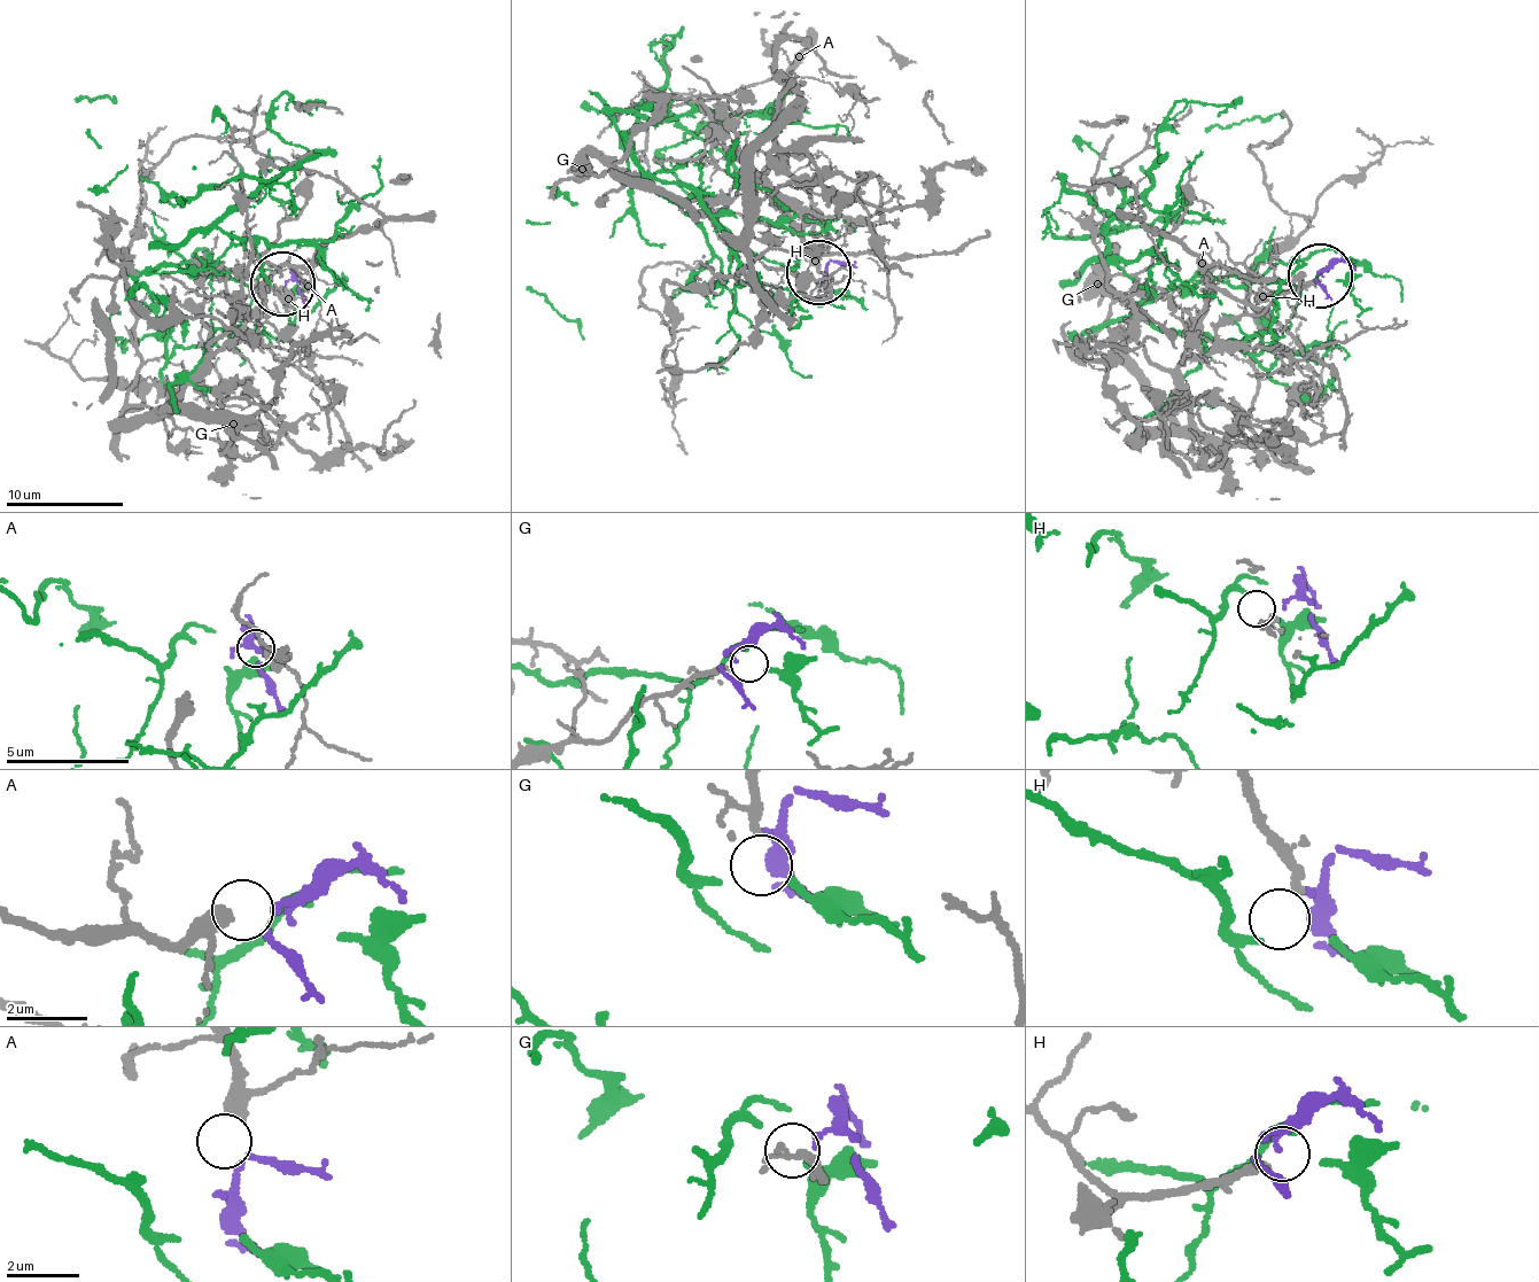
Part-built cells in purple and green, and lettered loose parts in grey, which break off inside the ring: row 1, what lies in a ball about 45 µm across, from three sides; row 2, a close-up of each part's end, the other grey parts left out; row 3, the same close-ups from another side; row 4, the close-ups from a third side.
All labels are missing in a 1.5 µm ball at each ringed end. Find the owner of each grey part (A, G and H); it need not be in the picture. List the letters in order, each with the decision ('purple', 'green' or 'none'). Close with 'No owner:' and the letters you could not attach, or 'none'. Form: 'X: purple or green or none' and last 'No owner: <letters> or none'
A: purple
G: none
H: none
No owner: G, H

